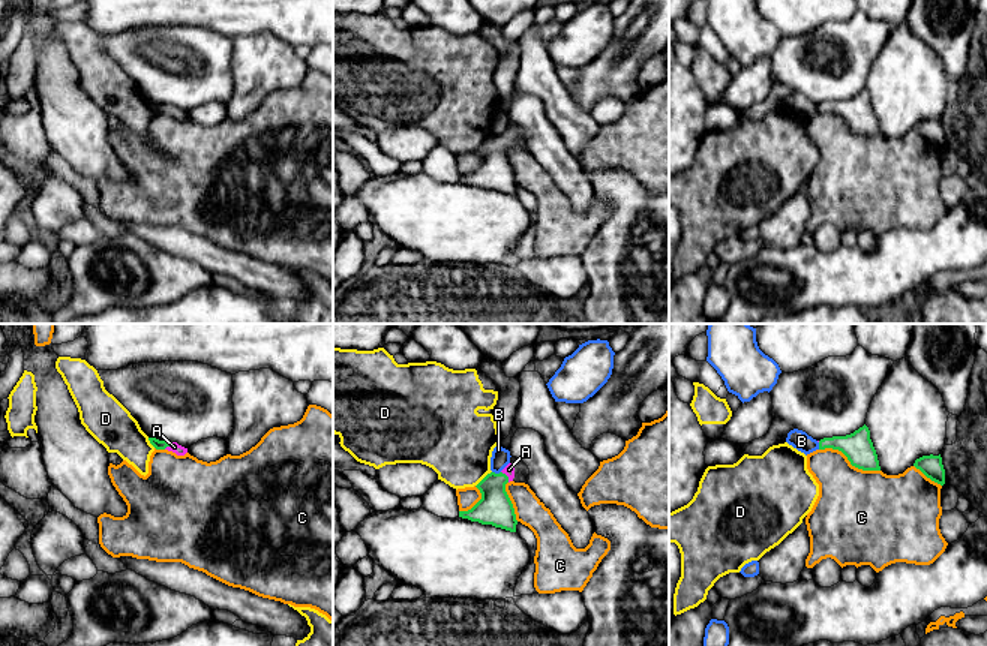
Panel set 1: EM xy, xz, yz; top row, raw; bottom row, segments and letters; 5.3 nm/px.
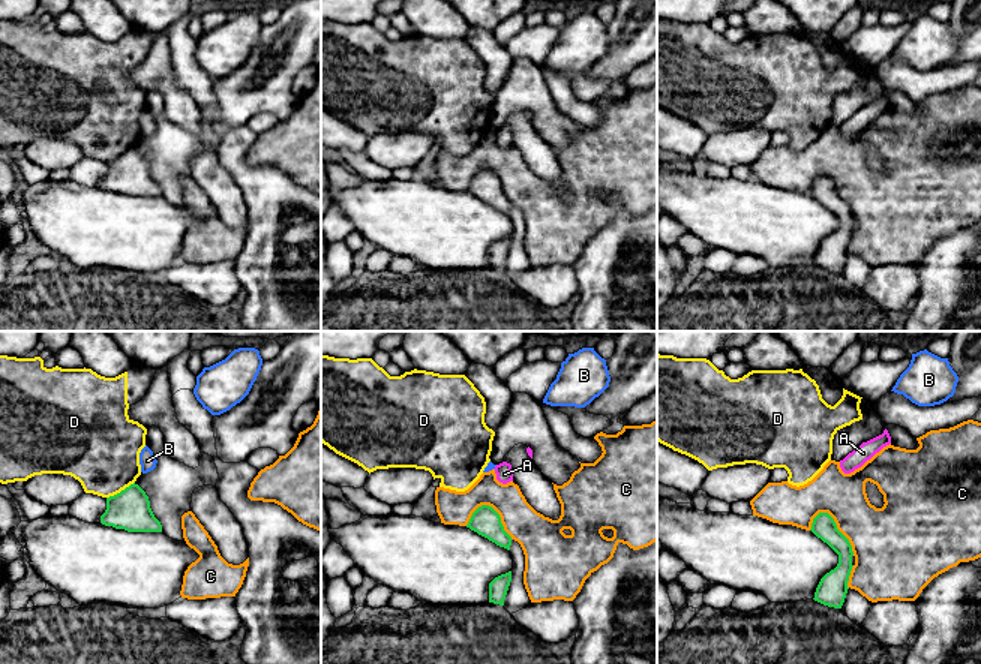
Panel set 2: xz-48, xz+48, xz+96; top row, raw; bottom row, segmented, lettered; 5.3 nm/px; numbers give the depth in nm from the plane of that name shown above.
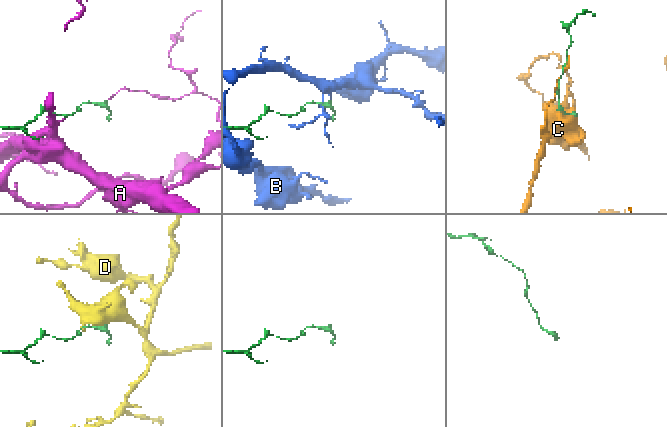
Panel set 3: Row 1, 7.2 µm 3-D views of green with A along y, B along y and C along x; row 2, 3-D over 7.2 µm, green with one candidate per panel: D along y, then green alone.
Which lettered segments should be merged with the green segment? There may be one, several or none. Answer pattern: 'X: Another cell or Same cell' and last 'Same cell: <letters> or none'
A: Same cell
B: Another cell
C: Another cell
D: Another cell
Same cell: A

